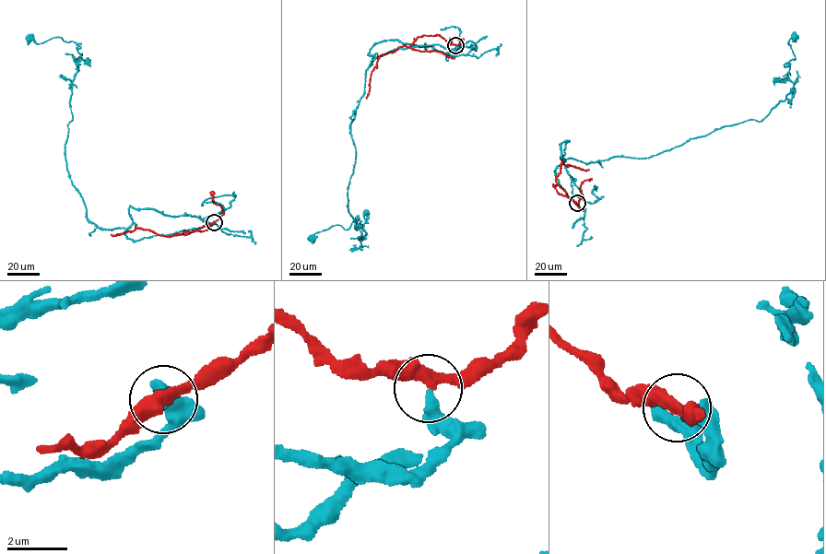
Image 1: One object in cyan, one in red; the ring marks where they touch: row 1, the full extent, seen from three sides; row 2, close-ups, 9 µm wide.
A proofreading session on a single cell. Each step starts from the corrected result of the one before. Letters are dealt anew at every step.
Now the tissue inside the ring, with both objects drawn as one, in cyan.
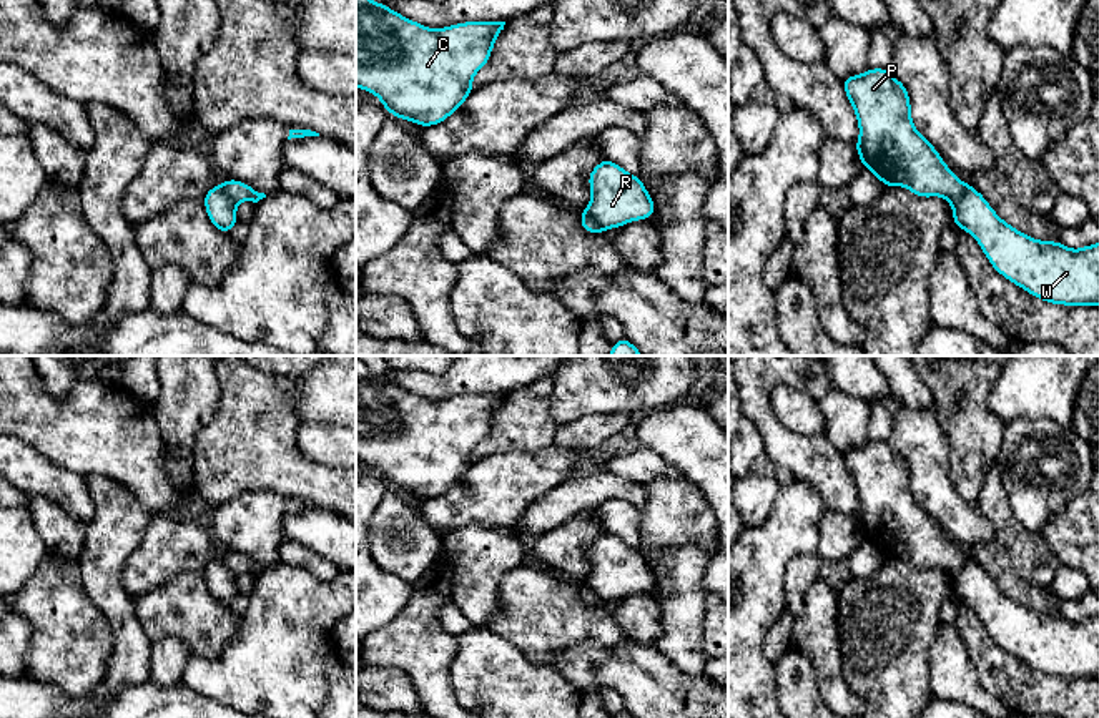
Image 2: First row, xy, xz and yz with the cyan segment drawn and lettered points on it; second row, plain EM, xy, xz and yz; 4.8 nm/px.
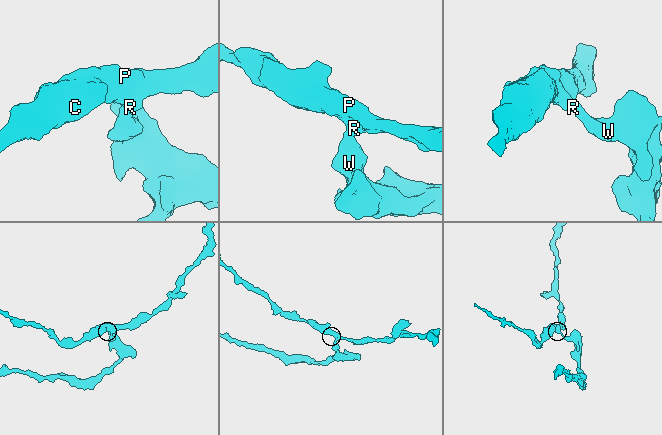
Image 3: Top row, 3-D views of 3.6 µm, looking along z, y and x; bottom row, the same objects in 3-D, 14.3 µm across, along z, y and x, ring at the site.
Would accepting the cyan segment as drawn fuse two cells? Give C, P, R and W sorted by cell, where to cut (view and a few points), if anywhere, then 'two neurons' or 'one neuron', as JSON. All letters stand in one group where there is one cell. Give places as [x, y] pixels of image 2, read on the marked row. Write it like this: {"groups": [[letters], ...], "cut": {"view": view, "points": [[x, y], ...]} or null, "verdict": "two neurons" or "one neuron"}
{"groups": [["C", "P", "R"], ["W"]], "cut": {"view": "xz", "points": [[584, 210], [604, 230]]}, "verdict": "two neurons"}

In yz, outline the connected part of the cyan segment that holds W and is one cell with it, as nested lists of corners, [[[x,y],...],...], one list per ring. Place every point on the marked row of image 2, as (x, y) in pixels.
[[[971,184],[953,206],[953,223],[976,239],[996,273],[1032,298],[1099,307],[1099,243],[1071,249],[1034,239],[1001,219]]]

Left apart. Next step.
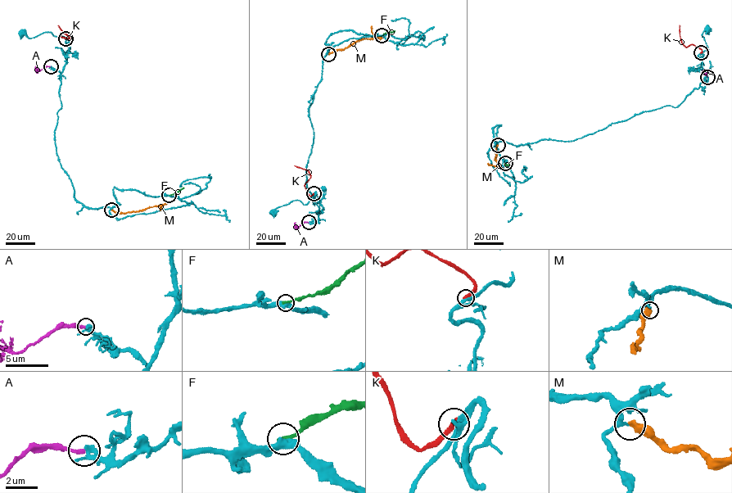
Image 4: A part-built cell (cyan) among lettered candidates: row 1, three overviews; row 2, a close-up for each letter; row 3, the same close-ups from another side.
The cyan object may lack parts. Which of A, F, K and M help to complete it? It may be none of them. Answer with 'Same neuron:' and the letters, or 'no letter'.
Same neuron: A

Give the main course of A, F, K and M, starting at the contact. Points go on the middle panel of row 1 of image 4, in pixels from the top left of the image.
A: (309, 222), (295, 227), (295, 222)
F: (381, 35), (395, 31)
K: (314, 193), (309, 196), (304, 186), (310, 177), (309, 173), (295, 165)
M: (328, 54), (346, 48), (356, 42), (374, 38), (372, 26)

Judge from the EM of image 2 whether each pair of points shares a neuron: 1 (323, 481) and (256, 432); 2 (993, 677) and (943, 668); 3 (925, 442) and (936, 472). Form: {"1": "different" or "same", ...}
{"1": "same", "2": "different", "3": "same"}

